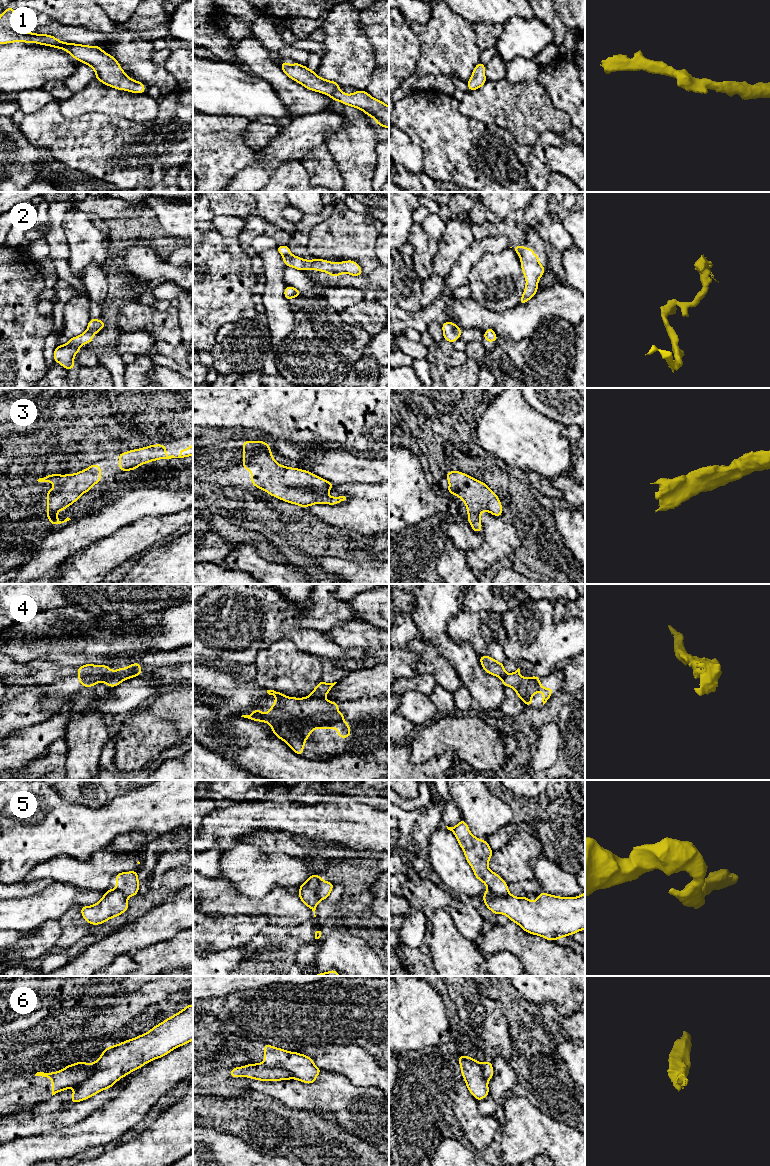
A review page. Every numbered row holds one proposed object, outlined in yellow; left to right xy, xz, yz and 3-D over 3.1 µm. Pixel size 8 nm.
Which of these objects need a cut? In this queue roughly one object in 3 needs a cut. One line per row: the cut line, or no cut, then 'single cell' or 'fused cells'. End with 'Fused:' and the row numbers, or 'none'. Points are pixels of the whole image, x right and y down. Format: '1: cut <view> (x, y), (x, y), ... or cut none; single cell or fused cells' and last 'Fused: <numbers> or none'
1: cut none; single cell
2: cut none; single cell
3: cut none; single cell
4: cut xy (140, 669), (136, 672), (122, 674), (80, 676); fused cells
5: cut yz (487, 890), (498, 895), (506, 895), (508, 893); fused cells
6: cut xz (262, 1063), (271, 1067), (285, 1069), (294, 1078); fused cells
Fused: 4, 5, 6

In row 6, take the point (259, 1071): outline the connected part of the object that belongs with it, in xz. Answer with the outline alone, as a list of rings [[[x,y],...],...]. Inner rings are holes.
[[[263,1063],[247,1064],[243,1067],[235,1067],[230,1071],[232,1078],[244,1076],[260,1081],[280,1081],[294,1079],[286,1070],[280,1068],[271,1068]]]

